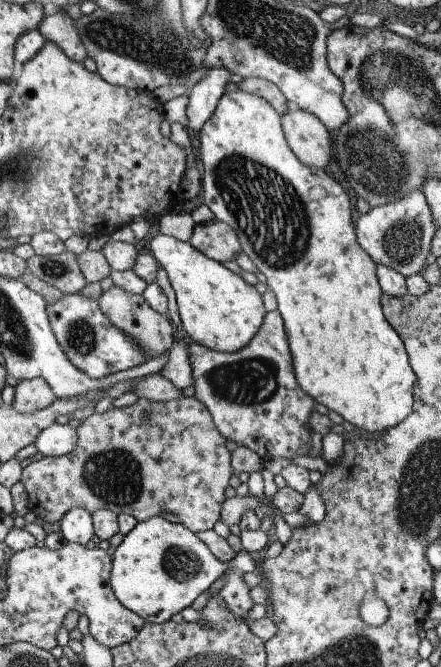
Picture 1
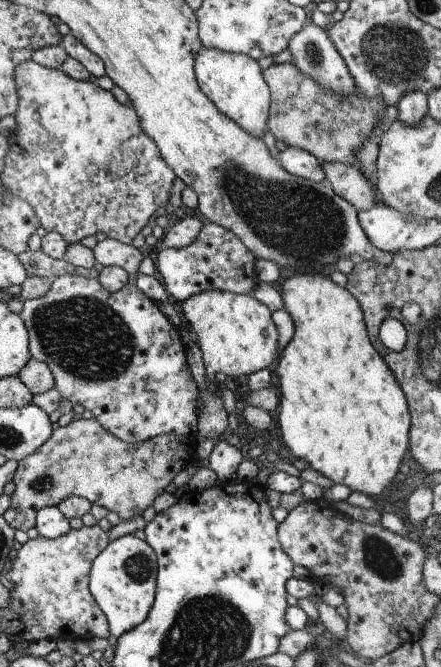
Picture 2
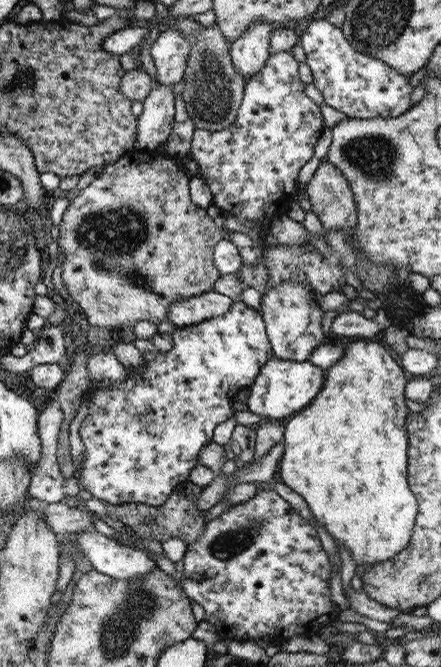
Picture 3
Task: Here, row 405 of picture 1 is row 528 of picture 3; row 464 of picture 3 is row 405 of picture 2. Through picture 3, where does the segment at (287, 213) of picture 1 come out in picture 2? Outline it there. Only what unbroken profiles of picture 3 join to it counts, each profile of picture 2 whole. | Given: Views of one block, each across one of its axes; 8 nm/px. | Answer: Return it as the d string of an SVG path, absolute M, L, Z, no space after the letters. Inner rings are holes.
M319 271L315 273L295 273L283 280L280 296L283 300L282 310L285 310L293 320L294 332L291 340L280 351L278 360L272 368L277 390L279 391L279 410L277 410L277 424L279 425L277 426L280 435L278 439L284 442L286 454L289 454L290 459L303 460L311 469L319 472L333 484L344 485L351 492L359 492L367 497L379 495L394 481L393 478L398 474L399 467L403 463L402 459L409 448L410 417L403 392L399 389L395 378L391 376L385 362L379 358L379 354L371 346L364 326L362 312L355 298L345 288L339 288L337 284L331 282L328 276L322 275Z

